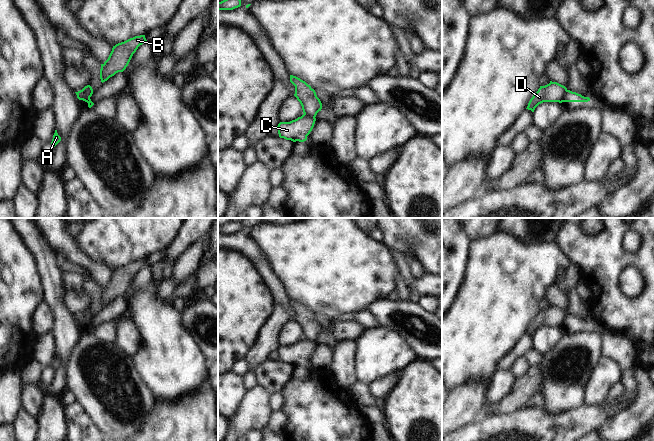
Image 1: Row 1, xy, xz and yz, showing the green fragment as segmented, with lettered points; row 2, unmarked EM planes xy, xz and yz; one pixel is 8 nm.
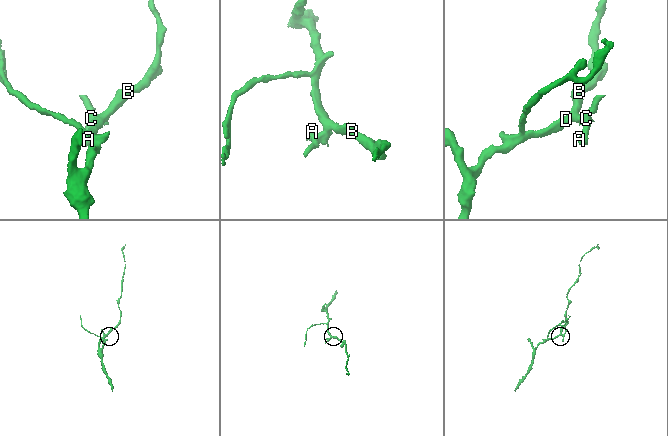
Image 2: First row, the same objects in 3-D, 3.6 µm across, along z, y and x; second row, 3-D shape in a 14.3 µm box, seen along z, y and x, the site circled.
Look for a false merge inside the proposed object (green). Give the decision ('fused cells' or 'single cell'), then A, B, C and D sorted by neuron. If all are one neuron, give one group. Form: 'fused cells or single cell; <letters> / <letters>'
fused cells; A C / B D

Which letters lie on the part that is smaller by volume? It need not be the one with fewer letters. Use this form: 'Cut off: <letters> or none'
Cut off: A, C

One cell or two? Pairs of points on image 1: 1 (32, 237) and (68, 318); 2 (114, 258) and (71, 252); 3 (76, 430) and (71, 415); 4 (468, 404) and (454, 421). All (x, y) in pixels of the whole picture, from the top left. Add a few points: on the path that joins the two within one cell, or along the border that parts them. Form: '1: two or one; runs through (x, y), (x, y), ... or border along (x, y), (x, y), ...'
1: one; runs through (45, 257), (54, 298)
2: two; border along (72, 235), (76, 244), (92, 260), (107, 265)
3: one; runs through (76, 426), (75, 419)
4: one; runs through (464, 408), (455, 417)

